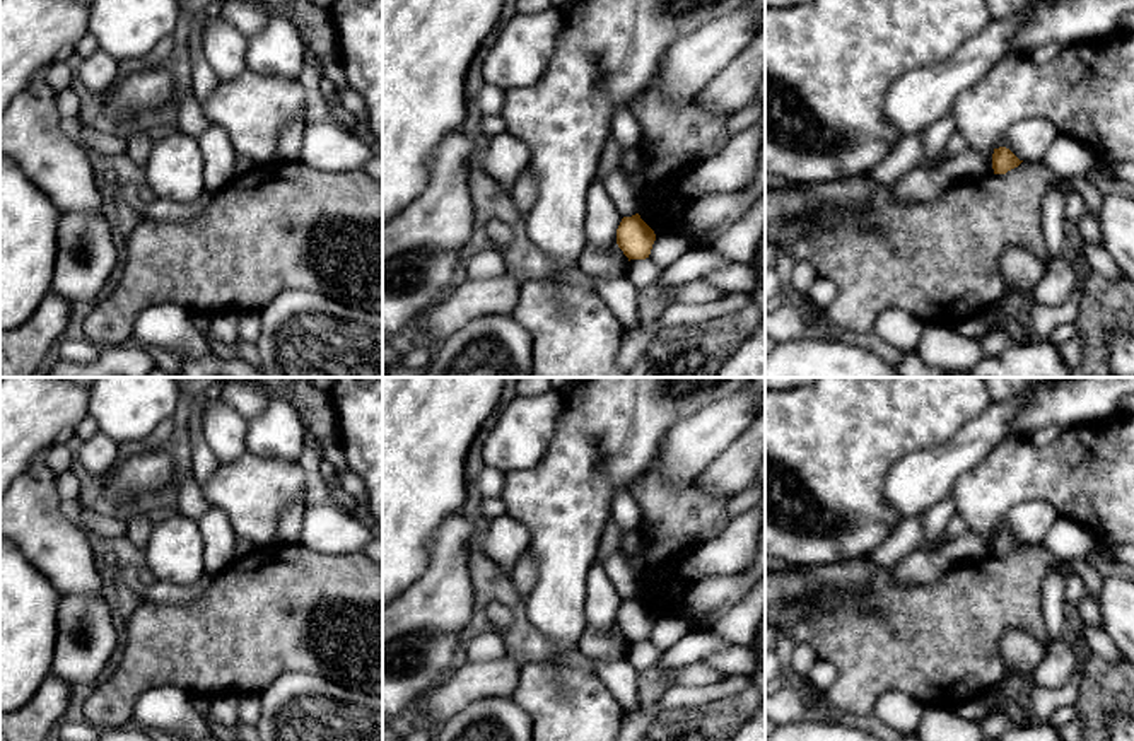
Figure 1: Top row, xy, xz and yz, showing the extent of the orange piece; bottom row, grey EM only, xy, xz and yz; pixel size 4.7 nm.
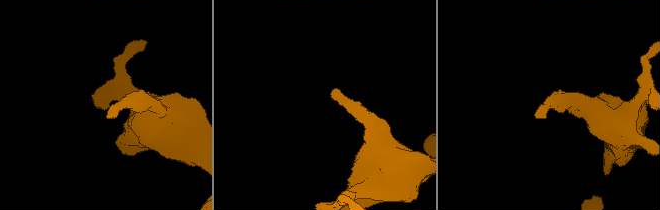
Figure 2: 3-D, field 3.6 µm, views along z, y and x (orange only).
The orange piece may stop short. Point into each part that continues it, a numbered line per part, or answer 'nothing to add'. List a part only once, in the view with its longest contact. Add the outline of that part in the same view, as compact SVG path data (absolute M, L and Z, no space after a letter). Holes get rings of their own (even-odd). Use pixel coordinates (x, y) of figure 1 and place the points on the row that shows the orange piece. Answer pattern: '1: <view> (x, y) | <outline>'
nothing to add

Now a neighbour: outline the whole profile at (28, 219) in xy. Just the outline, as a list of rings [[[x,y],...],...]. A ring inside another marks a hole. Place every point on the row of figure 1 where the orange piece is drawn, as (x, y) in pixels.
[[[0,154],[0,330],[26,323],[51,292],[60,210]]]

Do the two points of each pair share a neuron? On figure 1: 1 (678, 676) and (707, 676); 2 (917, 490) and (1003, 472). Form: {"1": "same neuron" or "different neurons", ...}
{"1": "same neuron", "2": "different neurons"}

